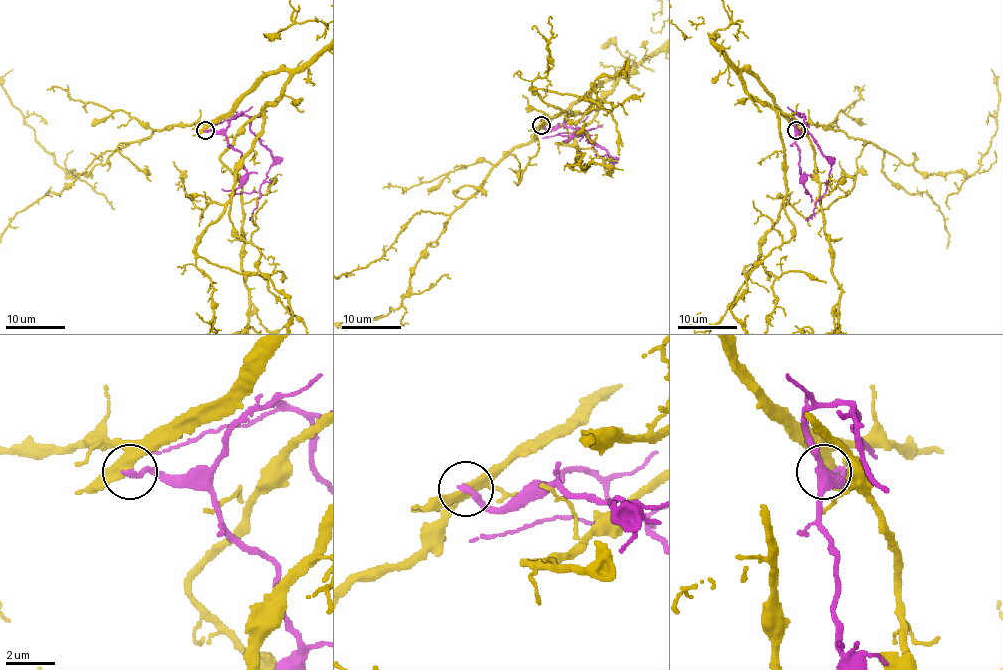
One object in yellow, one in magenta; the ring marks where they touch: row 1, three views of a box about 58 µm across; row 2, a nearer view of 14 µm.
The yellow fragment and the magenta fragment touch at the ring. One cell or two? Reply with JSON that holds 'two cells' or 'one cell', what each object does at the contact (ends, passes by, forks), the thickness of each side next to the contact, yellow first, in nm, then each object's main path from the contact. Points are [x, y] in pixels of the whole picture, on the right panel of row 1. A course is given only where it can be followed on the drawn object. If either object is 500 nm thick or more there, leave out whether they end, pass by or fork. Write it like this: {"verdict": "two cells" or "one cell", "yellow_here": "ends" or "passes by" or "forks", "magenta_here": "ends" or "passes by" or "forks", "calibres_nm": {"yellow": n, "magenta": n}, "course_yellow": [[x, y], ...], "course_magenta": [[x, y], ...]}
{"verdict": "two cells", "yellow_here": "forks", "magenta_here": "ends", "calibres_nm": {"yellow": 360, "magenta": 280}, "course_yellow": [[797, 130], [740, 73], [810, 139], [841, 290]], "course_magenta": [[797, 130], [801, 131], [792, 124], [792, 116], [801, 113], [806, 130], [831, 167], [826, 189], [806, 220]]}

